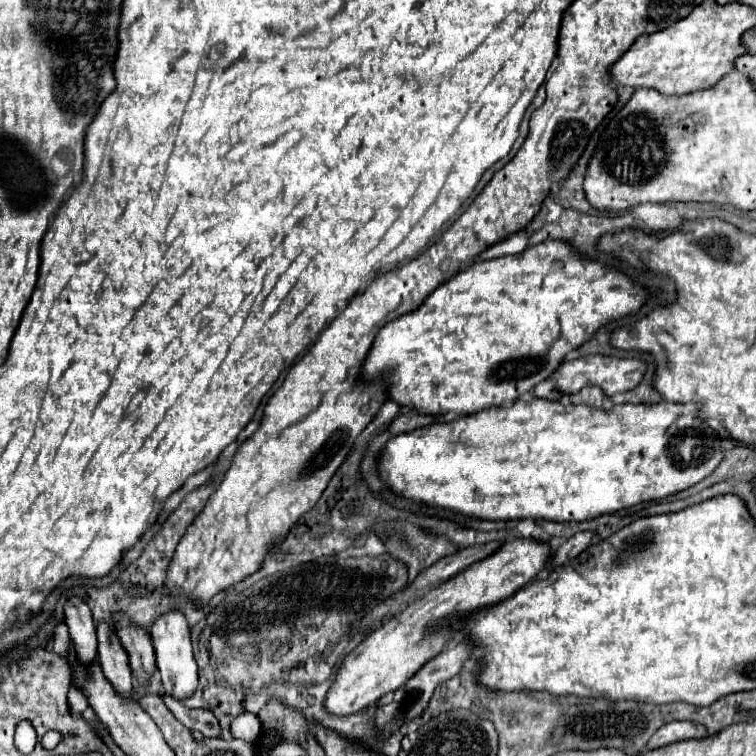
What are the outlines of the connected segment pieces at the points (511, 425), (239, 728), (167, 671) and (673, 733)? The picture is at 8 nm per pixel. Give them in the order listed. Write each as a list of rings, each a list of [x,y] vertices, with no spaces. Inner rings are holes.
[[[519,399],[519,401],[515,401],[513,407],[507,407],[507,409],[485,409],[475,415],[461,417],[457,421],[433,423],[431,427],[415,429],[411,433],[403,433],[403,435],[393,437],[387,443],[385,451],[381,453],[379,473],[381,473],[383,481],[401,497],[407,497],[407,499],[413,499],[419,503],[427,503],[427,505],[453,509],[453,511],[459,511],[463,515],[477,517],[477,519],[501,521],[501,519],[529,519],[531,517],[531,519],[549,519],[549,521],[587,521],[587,519],[595,519],[599,515],[607,515],[607,513],[615,513],[619,509],[633,507],[637,503],[665,499],[665,497],[681,493],[681,491],[693,487],[695,483],[703,481],[705,477],[709,477],[723,461],[723,447],[721,447],[721,437],[717,435],[717,431],[713,431],[705,421],[701,421],[697,417],[697,411],[699,409],[693,403],[667,403],[667,401],[659,401],[653,405],[623,403],[623,405],[615,405],[613,409],[605,411],[605,409],[597,409],[597,407],[589,407],[589,405],[573,405],[573,403],[561,403],[561,401],[533,399],[531,403],[527,403],[527,401]]]
[[[246,711],[232,721],[230,730],[233,738],[255,743],[262,726],[256,715]]]
[[[169,611],[169,613],[161,615],[151,625],[151,643],[155,649],[155,661],[157,661],[157,669],[161,673],[165,693],[175,699],[189,697],[197,687],[197,663],[193,659],[191,633],[189,633],[185,615],[181,611]]]
[[[671,721],[665,723],[647,743],[647,749],[659,749],[665,745],[671,745],[675,741],[685,741],[685,739],[703,739],[707,735],[707,729],[699,723],[691,721]]]

